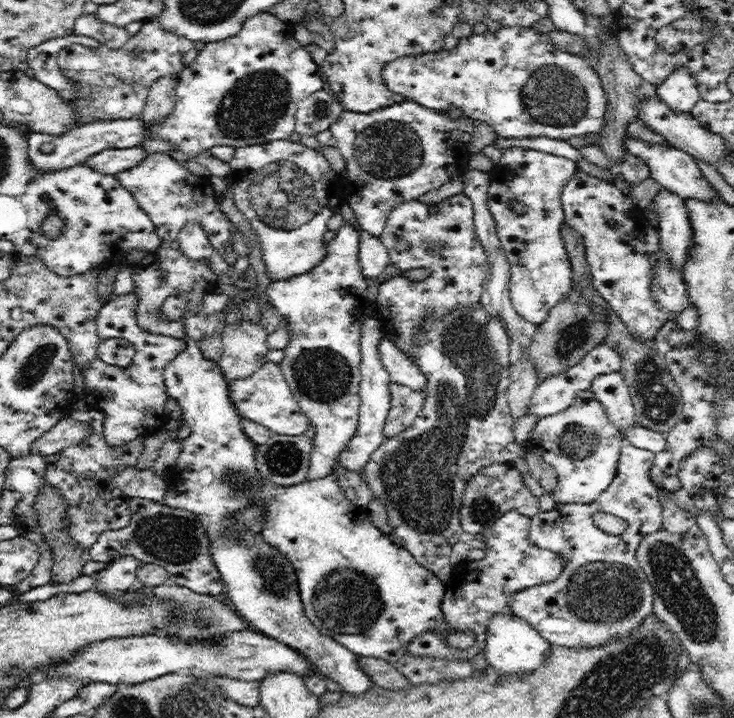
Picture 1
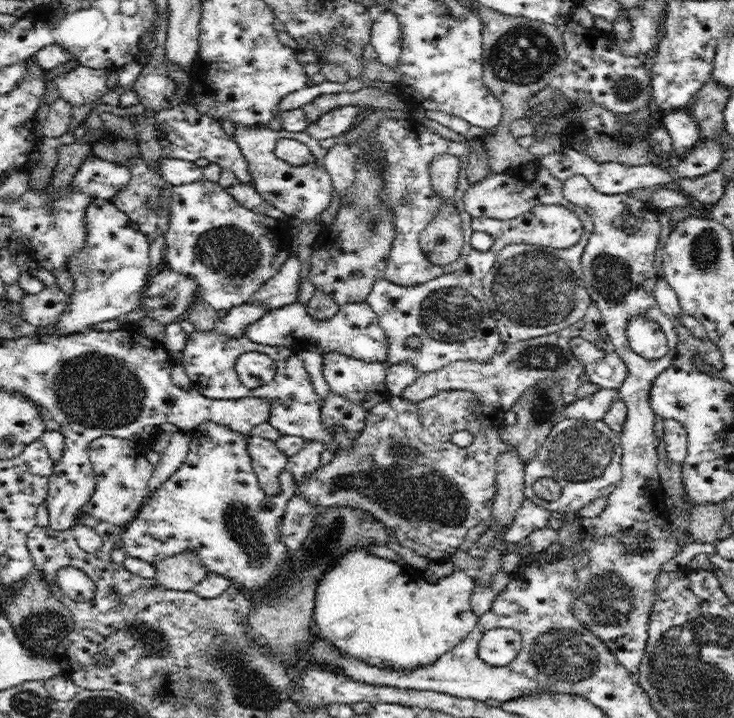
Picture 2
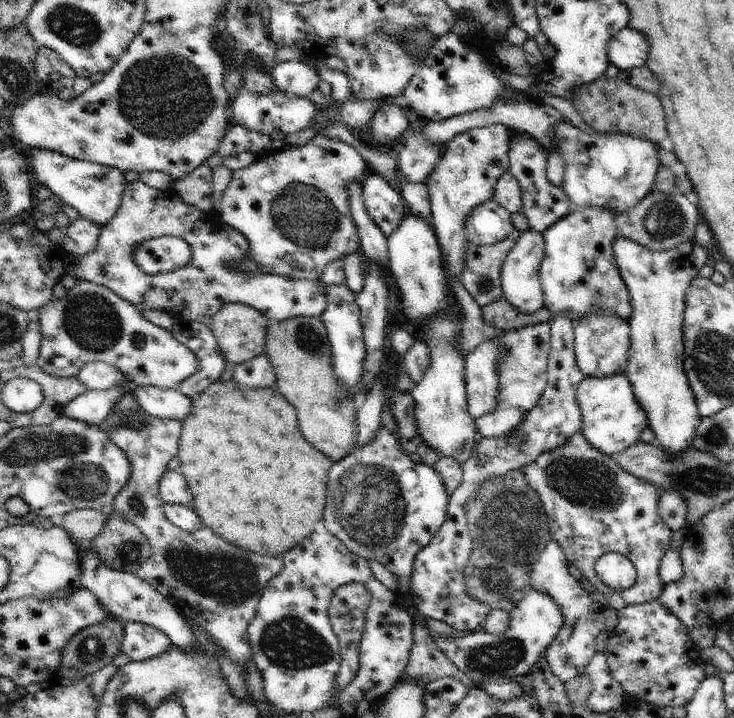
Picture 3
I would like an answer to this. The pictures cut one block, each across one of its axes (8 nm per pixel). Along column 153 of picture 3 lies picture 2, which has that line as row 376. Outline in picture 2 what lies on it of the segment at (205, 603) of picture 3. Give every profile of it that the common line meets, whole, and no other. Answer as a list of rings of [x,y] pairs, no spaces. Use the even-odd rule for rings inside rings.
[[[592,301],[586,314],[573,325],[546,336],[529,338],[511,345],[500,344],[500,348],[495,350],[488,362],[482,363],[470,359],[457,360],[442,366],[436,372],[418,373],[417,379],[405,388],[401,397],[410,402],[423,402],[433,398],[437,392],[442,390],[464,389],[476,393],[481,402],[498,408],[503,413],[520,400],[520,396],[526,389],[538,383],[539,380],[552,377],[562,387],[565,404],[573,404],[578,400],[576,398],[578,386],[582,386],[589,380],[584,367],[570,350],[569,342],[572,337],[582,337],[602,350],[615,352],[615,346],[603,325],[600,309]]]

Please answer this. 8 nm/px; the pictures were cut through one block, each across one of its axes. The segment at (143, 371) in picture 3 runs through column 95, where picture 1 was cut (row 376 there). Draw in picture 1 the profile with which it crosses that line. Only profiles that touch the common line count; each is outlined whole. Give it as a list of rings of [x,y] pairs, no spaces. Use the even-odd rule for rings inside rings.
[[[350,223],[336,231],[335,237],[327,244],[326,259],[313,270],[300,276],[271,282],[266,294],[276,312],[285,322],[289,339],[283,348],[283,359],[279,362],[284,378],[296,399],[300,410],[309,418],[309,426],[316,428],[314,446],[310,454],[308,479],[322,478],[329,474],[338,455],[346,448],[359,425],[361,397],[360,336],[362,322],[372,312],[373,303],[363,294],[368,290],[366,277],[359,266],[360,233]]]

